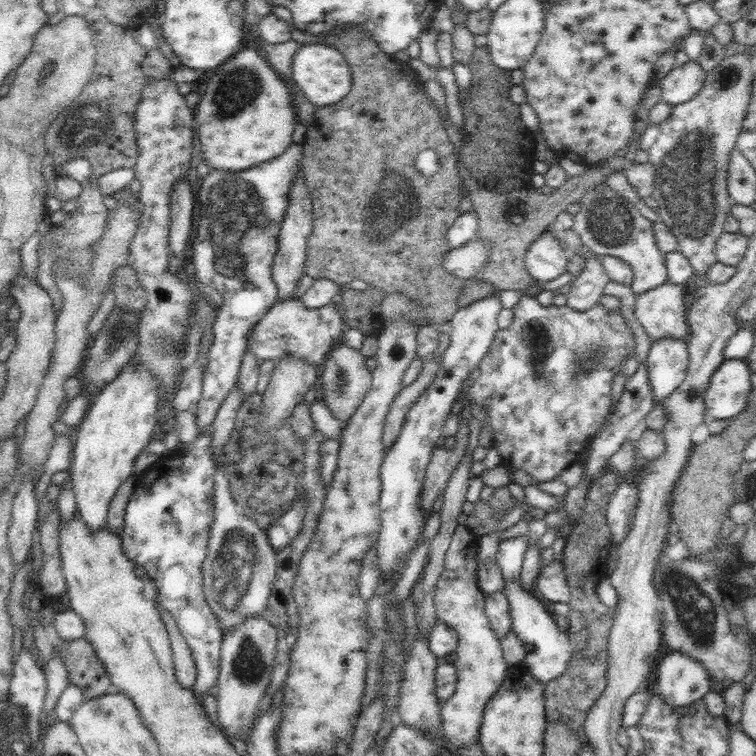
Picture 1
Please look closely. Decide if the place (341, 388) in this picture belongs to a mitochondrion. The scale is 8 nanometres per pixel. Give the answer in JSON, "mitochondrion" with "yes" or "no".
{"mitochondrion":"yes"}

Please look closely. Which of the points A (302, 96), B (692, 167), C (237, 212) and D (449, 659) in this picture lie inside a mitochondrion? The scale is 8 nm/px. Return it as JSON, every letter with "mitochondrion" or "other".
{"A":"other","B":"mitochondrion","C":"mitochondrion","D":"other"}

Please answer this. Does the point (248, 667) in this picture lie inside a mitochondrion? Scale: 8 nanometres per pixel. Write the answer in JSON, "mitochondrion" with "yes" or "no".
{"mitochondrion":"yes"}

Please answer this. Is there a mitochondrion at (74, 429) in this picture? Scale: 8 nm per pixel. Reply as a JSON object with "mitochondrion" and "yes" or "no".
{"mitochondrion":"no"}

